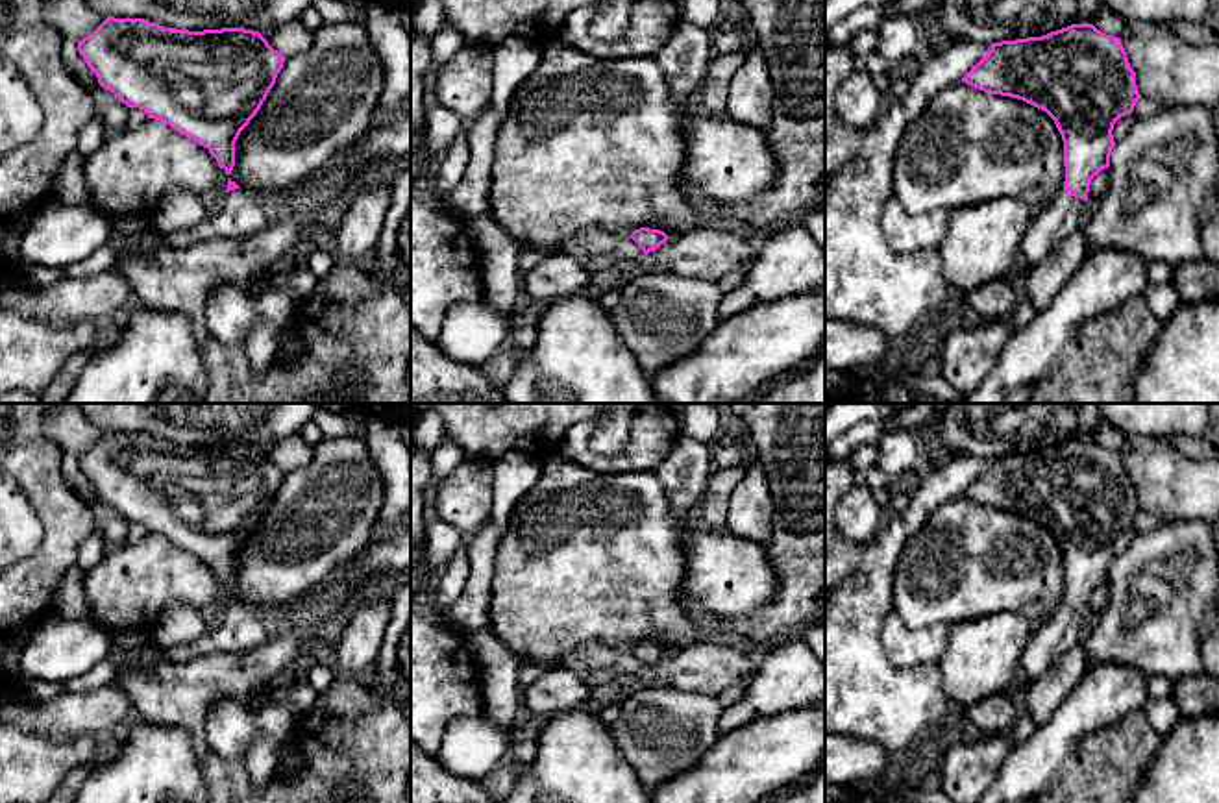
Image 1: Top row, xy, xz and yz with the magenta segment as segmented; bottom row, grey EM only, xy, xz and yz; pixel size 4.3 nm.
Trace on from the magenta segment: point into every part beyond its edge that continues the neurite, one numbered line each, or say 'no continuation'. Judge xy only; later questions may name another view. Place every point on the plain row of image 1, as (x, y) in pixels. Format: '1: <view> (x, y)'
1: xy (241, 630)

